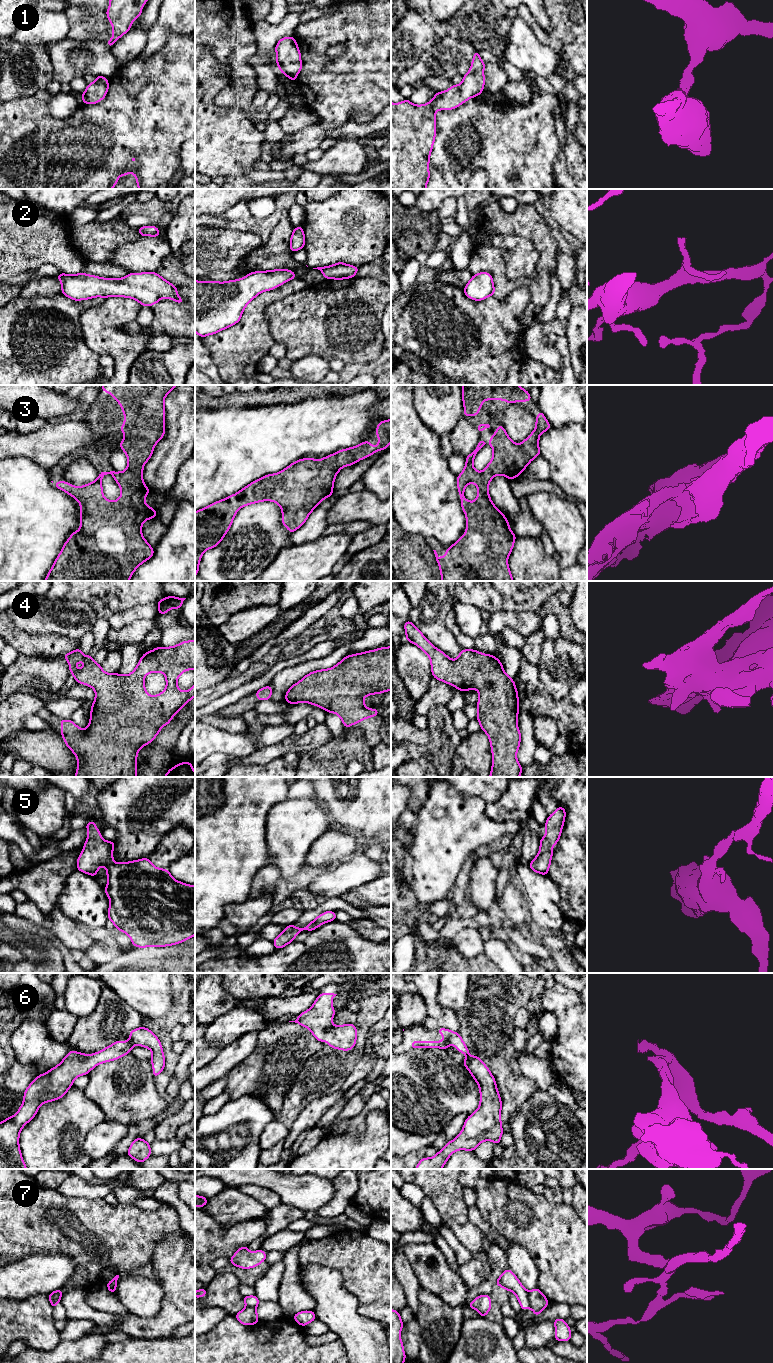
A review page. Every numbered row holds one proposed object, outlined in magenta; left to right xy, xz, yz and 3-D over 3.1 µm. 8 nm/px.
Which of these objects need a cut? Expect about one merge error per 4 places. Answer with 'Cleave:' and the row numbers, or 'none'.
Cleave: 7

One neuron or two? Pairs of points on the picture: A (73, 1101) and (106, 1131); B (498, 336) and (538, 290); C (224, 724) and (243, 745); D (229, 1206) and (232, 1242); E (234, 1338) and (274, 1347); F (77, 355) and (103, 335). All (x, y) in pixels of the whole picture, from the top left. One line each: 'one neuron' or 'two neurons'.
A: two neurons
B: two neurons
C: two neurons
D: two neurons
E: one neuron
F: two neurons

